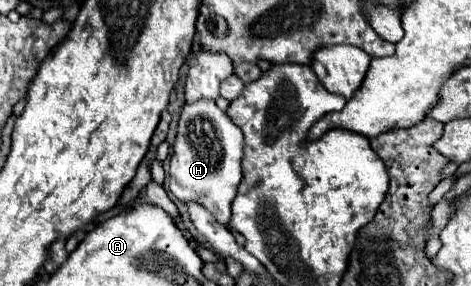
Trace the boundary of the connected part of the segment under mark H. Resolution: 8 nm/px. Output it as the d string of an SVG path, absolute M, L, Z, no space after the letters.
M202 99L194 105L184 105L178 135L172 145L174 155L170 159L170 193L182 203L204 205L222 225L228 225L232 215L232 199L242 179L242 131L228 119L228 115L216 107L214 101Z

